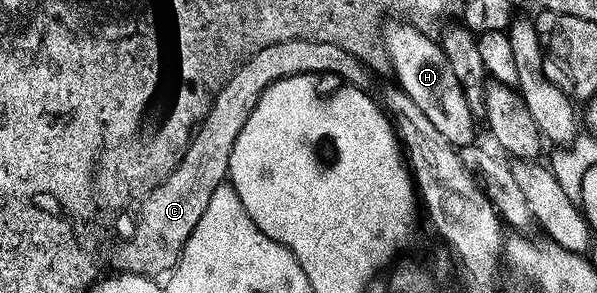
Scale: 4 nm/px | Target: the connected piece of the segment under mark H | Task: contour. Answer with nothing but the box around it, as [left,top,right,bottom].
[382,20,476,148]

